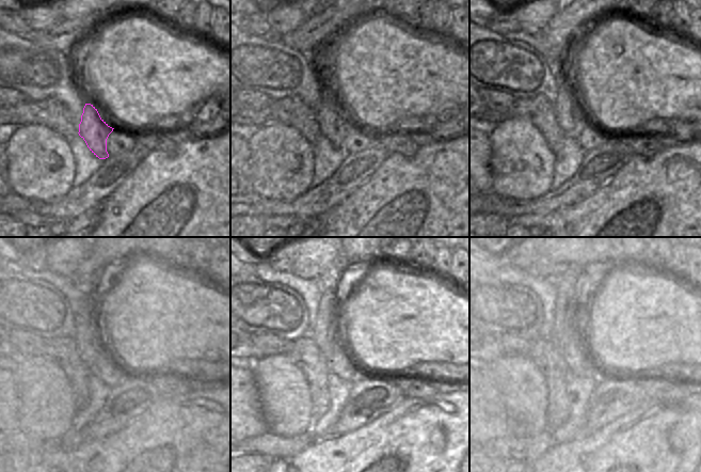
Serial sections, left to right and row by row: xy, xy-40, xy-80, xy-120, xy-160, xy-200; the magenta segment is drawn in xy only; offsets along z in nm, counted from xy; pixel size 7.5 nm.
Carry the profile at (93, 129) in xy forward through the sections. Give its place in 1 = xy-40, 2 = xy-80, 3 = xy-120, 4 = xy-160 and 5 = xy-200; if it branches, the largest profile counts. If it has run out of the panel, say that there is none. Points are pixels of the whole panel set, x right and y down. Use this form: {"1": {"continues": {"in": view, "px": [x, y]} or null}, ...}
{"1": {"continues": {"in": "xy-40", "px": [334, 126]}}, "2": {"continues": {"in": "xy-80", "px": [569, 116]}}, "3": {"continues": {"in": "xy-120", "px": [90, 349]}}, "4": {"continues": {"in": "xy-160", "px": [323, 333]}}, "5": {"continues": {"in": "xy-200", "px": [567, 284]}}}

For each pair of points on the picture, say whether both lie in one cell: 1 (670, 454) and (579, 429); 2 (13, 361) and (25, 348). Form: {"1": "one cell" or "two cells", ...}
{"1": "two cells", "2": "two cells"}

